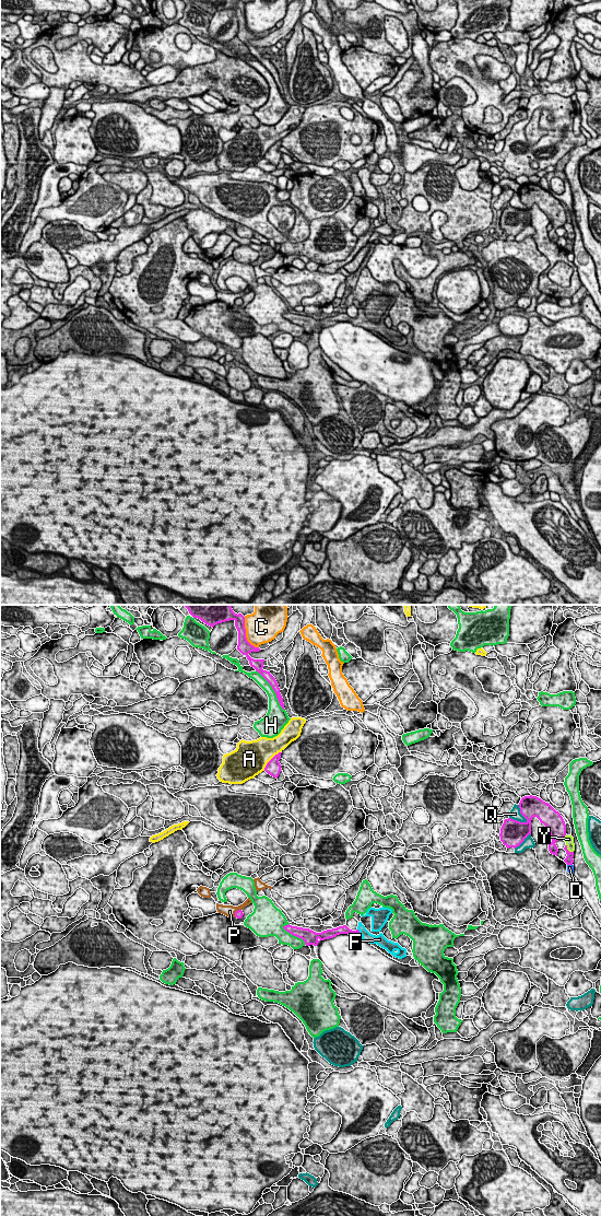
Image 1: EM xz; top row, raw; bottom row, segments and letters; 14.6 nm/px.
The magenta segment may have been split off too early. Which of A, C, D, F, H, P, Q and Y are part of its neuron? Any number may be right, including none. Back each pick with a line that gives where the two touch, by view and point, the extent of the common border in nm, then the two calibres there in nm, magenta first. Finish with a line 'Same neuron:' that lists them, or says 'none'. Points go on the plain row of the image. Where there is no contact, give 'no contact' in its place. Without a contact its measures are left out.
F: contact xz (358, 319); length 150 nm; calibres 130 and 140 nm
Same neuron: F

